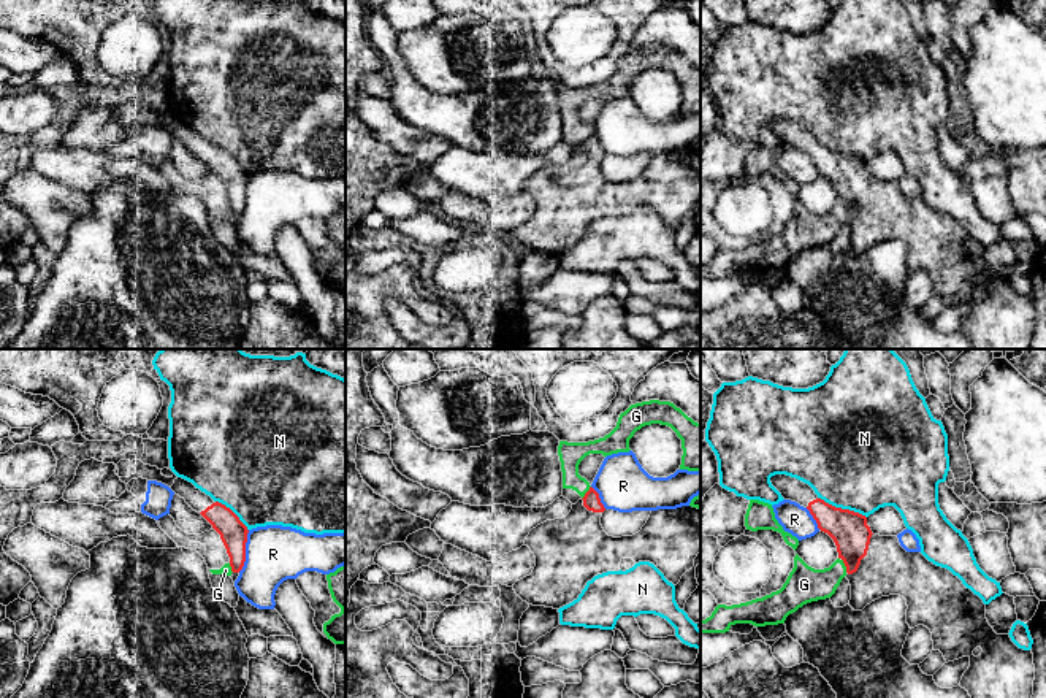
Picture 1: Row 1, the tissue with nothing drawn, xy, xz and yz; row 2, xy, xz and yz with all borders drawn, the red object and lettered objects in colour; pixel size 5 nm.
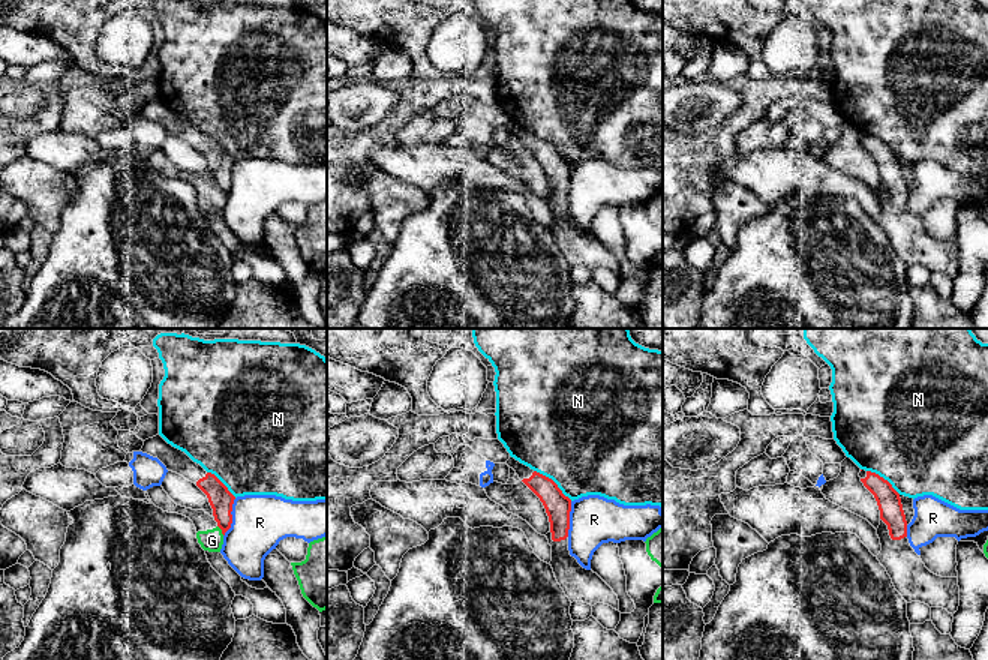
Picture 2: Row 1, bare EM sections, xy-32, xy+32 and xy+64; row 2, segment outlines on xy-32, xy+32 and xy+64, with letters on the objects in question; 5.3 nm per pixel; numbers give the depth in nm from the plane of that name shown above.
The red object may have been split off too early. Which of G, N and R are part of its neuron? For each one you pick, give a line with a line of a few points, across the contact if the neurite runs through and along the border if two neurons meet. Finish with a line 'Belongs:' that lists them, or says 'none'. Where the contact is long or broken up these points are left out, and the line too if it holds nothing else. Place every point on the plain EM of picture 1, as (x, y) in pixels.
Belongs: none

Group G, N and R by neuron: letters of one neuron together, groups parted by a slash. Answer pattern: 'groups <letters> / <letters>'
groups G / N / R

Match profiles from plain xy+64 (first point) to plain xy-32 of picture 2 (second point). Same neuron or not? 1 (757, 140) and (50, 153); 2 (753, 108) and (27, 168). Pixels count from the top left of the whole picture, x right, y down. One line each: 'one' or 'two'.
1: two
2: two

